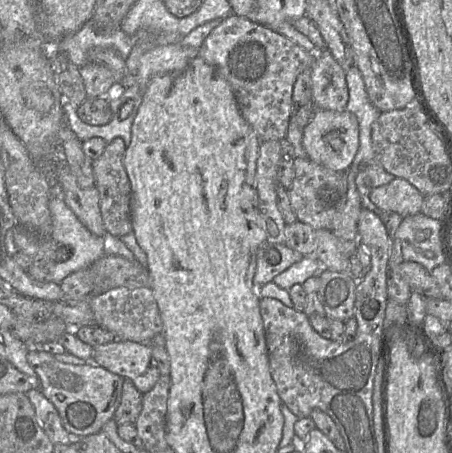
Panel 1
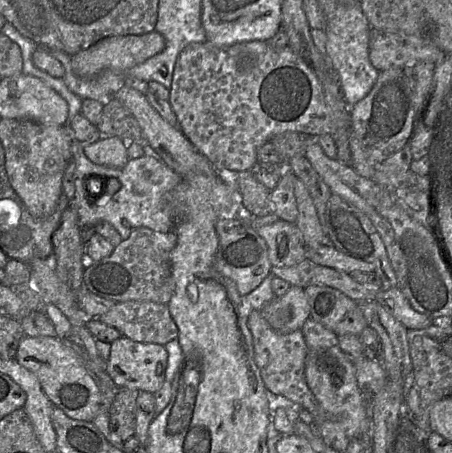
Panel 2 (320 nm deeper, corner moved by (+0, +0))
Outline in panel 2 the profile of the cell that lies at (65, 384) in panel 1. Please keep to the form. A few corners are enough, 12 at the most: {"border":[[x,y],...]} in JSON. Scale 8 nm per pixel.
{"border":[[24,336],[16,360],[55,407],[92,422],[100,391],[59,337]]}

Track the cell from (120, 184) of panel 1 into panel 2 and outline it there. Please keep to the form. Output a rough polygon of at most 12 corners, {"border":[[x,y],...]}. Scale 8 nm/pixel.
{"border":[[101,136],[84,146],[95,164],[122,168],[129,160],[127,142]]}

